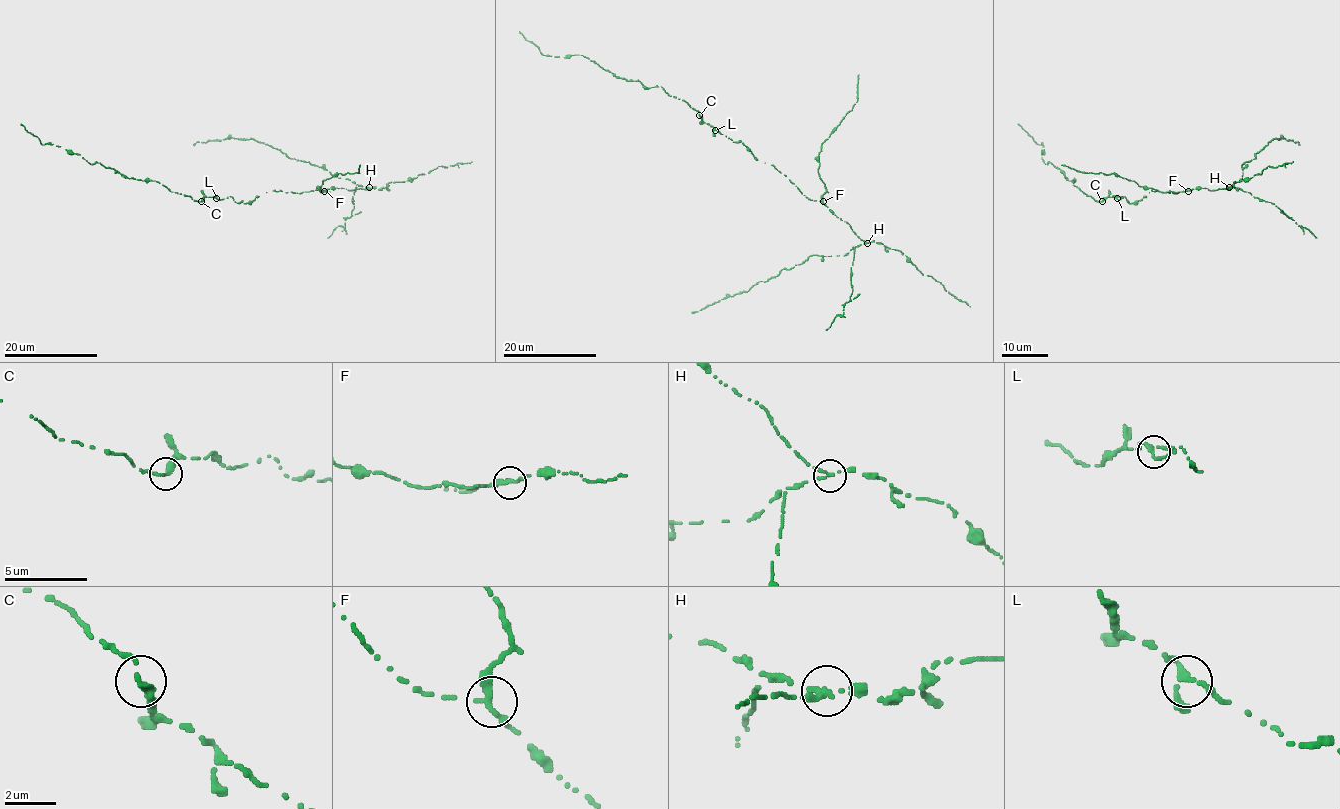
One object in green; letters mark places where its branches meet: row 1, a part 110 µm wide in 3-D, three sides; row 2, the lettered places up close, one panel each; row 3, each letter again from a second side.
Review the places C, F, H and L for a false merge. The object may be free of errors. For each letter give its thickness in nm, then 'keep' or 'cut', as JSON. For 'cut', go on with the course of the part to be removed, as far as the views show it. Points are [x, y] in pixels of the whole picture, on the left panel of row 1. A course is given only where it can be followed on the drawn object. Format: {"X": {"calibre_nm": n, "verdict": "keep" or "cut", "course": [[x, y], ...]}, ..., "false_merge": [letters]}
{"C": {"calibre_nm": 260, "verdict": "keep"}, "F": {"calibre_nm": 220, "verdict": "keep"}, "H": {"calibre_nm": 200, "verdict": "cut", "course": [[368, 187], [289, 158], [276, 148], [253, 138], [227, 137], [193, 144]]}, "L": {"calibre_nm": 200, "verdict": "keep"}, "false_merge": ["H"]}

